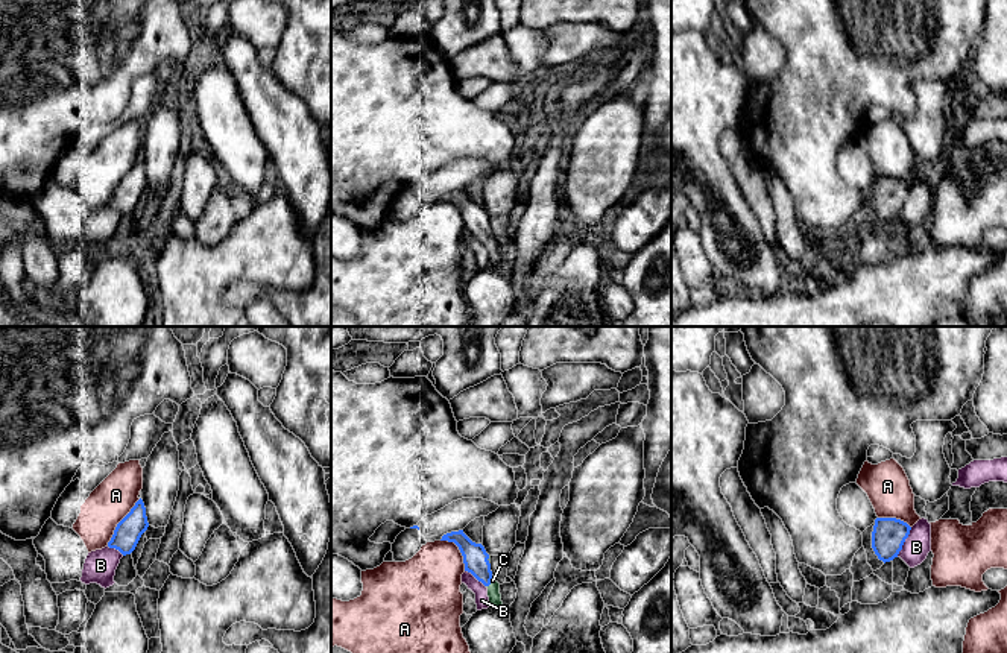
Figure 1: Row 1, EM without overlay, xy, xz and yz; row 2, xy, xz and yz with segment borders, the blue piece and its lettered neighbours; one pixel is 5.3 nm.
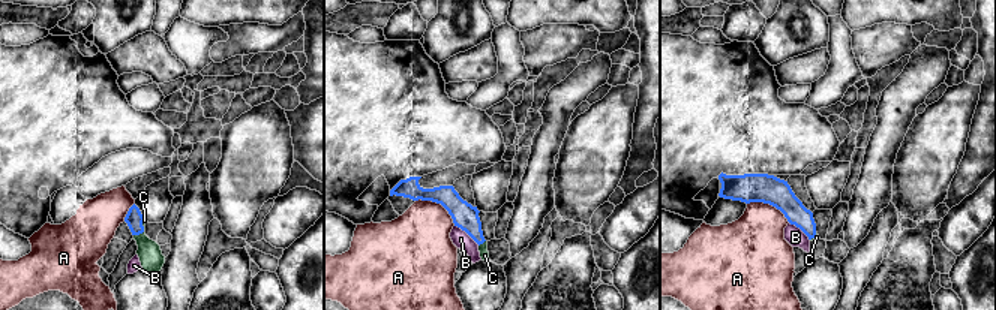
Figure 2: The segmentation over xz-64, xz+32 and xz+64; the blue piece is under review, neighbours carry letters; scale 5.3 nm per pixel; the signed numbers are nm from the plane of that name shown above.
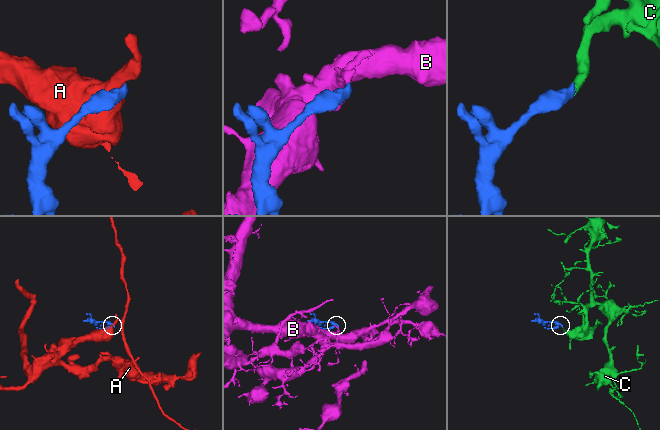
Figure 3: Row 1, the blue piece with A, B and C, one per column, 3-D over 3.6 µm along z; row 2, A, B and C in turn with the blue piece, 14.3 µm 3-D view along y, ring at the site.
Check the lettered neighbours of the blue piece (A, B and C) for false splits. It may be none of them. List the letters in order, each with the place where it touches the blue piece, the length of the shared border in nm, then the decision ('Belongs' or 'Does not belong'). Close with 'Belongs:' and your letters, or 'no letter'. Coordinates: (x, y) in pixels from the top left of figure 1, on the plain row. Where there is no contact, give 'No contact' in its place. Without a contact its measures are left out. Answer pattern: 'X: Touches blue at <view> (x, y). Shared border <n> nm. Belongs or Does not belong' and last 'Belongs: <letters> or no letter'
A: Touches blue at xy (119, 182). Shared border 320 nm. Does not belong
B: Touches blue at yz (904, 201). Shared border 180 nm. Does not belong
C: Touches blue at xz (489, 242). Shared border 70 nm. Belongs
Belongs: C

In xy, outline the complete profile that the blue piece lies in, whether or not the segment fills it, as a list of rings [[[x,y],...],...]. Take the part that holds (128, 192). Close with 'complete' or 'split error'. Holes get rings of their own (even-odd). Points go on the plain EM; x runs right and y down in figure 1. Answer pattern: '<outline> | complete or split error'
[[[140,158],[131,172],[117,184],[108,207],[118,210],[123,216],[131,214],[147,187],[146,167]]] | complete

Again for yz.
[[[876,178],[872,191],[872,208],[879,220],[890,222],[898,217],[911,187],[896,178]]] | complete

